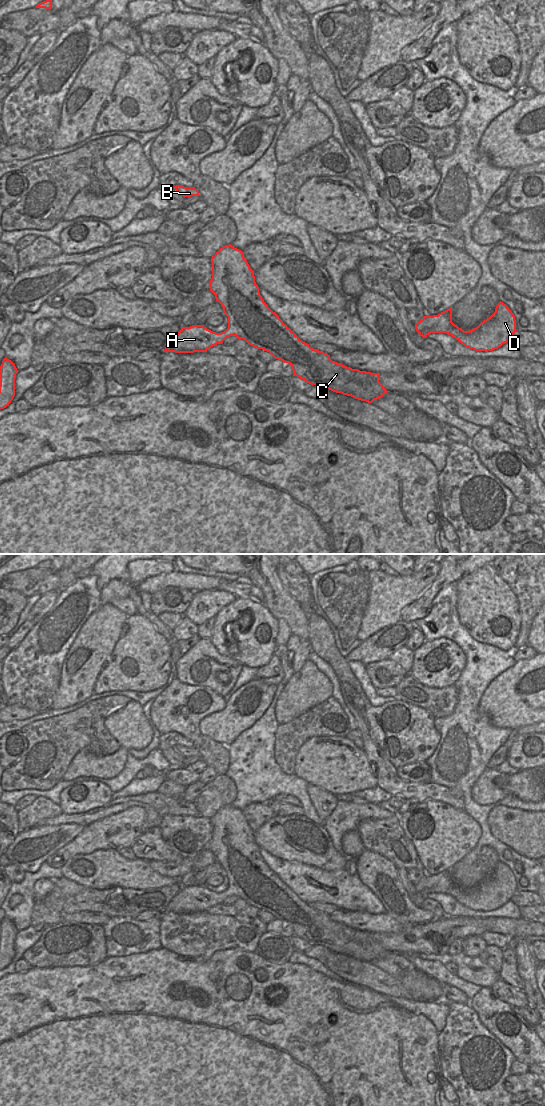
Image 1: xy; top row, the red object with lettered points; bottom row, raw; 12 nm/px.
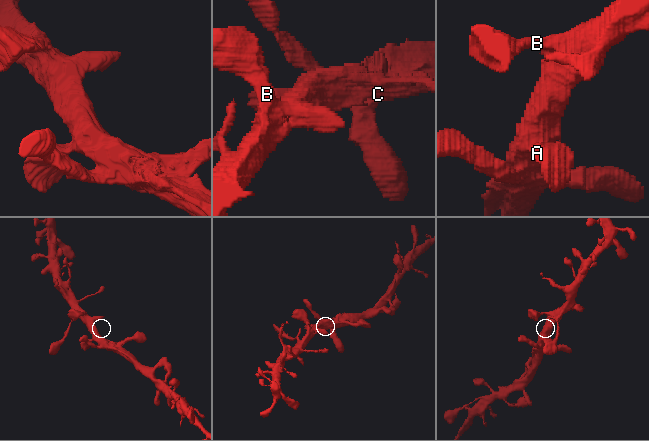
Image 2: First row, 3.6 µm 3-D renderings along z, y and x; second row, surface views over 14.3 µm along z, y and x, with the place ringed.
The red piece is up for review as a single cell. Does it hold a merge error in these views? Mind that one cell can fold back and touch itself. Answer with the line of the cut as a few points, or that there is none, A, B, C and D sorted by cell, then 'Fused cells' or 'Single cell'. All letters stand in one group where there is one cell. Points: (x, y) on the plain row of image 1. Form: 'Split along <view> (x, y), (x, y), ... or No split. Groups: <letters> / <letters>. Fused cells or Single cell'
No split. Groups: A B C D. Single cell.

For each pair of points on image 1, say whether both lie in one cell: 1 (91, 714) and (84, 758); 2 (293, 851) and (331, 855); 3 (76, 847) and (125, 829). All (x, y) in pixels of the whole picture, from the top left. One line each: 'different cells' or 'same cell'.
1: different cells
2: same cell
3: same cell

